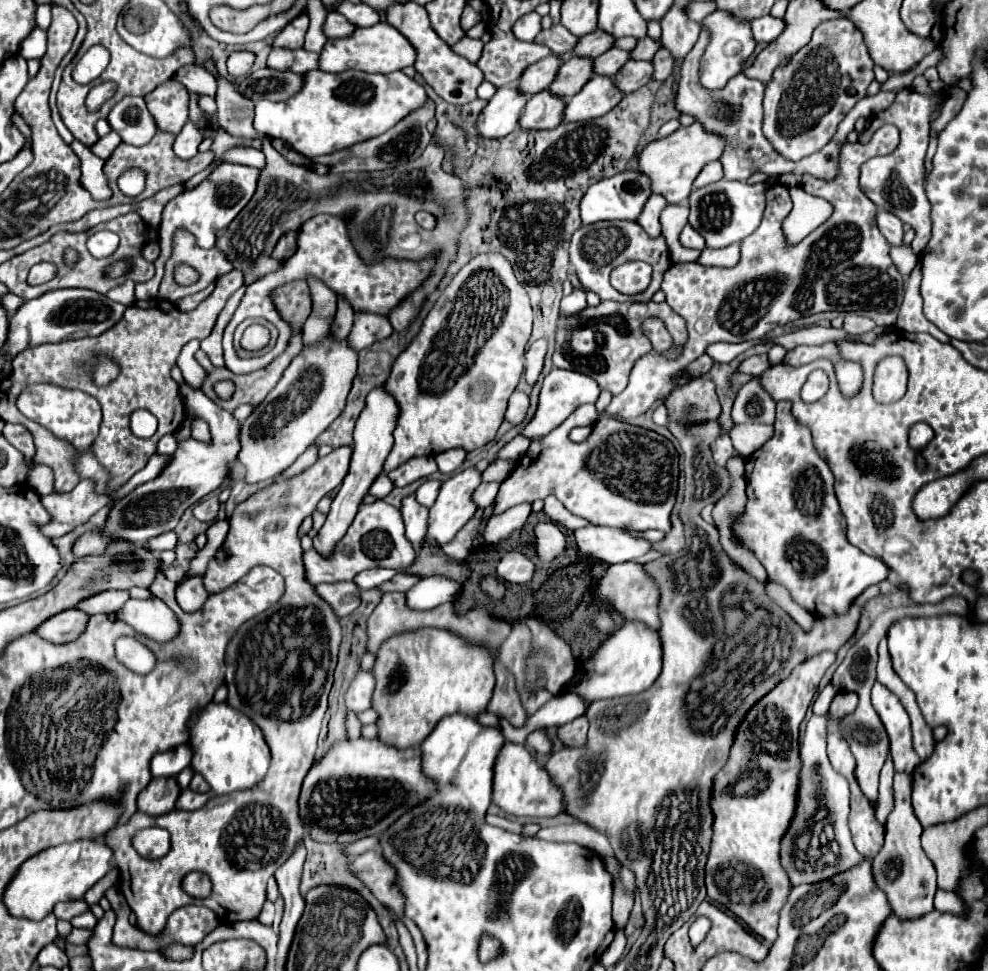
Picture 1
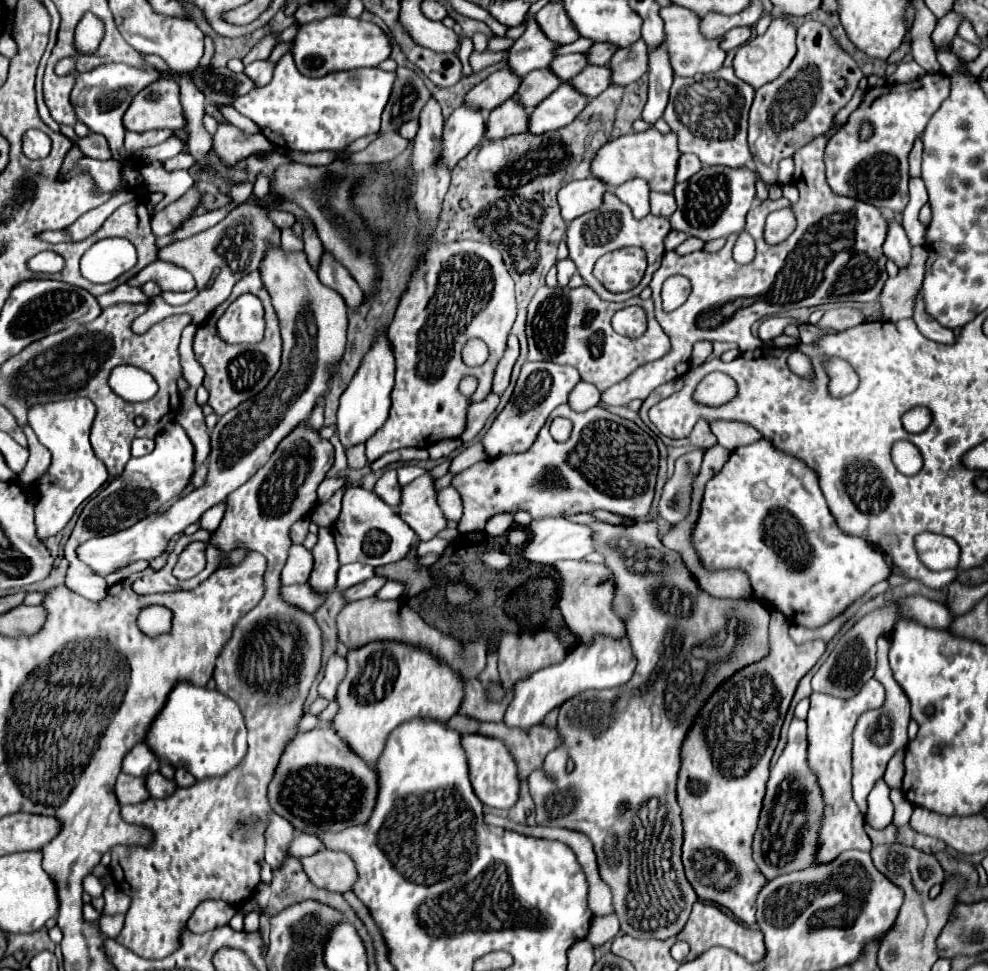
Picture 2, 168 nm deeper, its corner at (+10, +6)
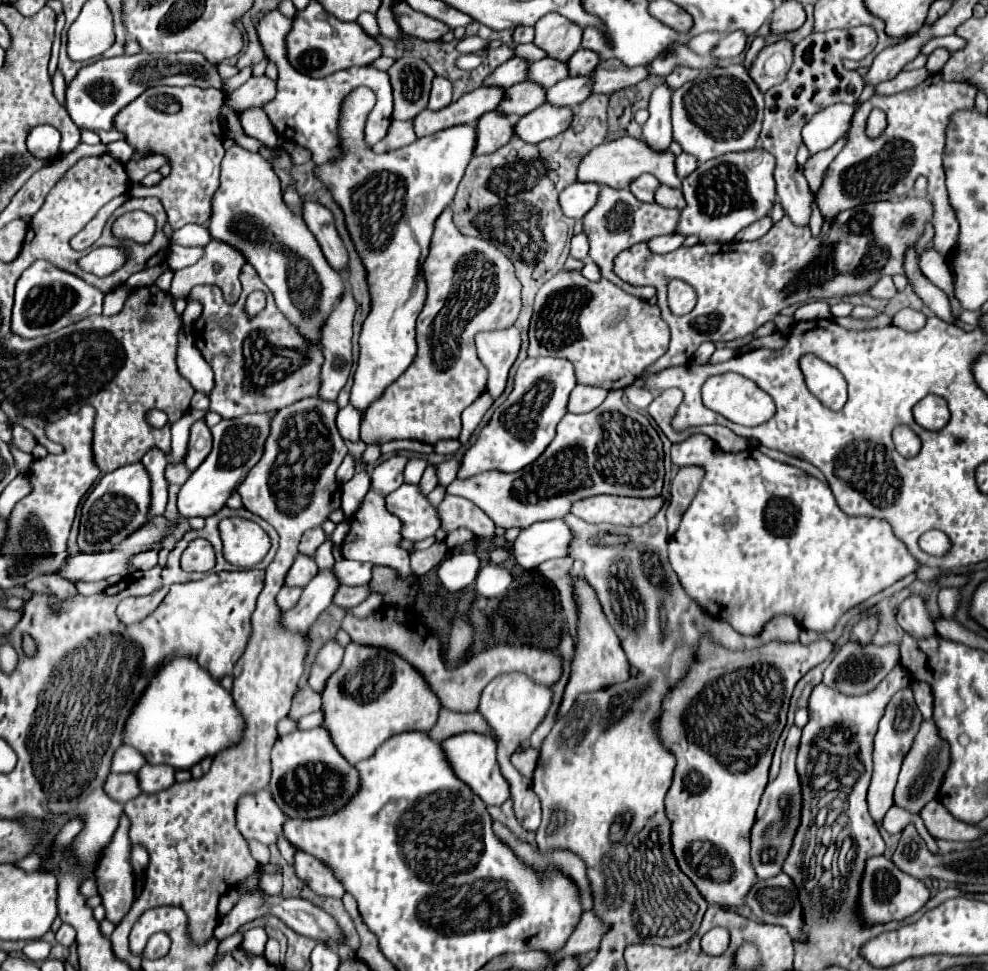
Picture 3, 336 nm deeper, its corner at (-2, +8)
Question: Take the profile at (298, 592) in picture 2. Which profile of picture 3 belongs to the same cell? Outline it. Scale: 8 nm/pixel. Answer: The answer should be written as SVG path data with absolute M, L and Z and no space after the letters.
M283 586L283 588L279 590L279 594L277 594L275 602L277 602L279 610L281 610L281 612L285 612L285 610L289 610L291 606L295 606L295 604L297 604L299 596L301 596L301 588L287 588L287 586Z

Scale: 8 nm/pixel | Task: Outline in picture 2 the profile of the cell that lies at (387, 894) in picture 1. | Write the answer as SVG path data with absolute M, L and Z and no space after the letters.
M321 850L313 856L303 858L301 864L311 882L319 888L343 894L347 890L353 890L353 884L357 882L357 868L345 852Z

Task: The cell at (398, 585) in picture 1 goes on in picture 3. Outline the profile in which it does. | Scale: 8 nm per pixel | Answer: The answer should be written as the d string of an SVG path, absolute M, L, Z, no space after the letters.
M339 586L337 594L333 596L333 604L345 610L361 604L369 596L369 586Z

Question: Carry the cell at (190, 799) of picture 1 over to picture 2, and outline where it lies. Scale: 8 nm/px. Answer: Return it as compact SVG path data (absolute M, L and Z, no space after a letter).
M155 772L155 774L147 776L147 788L149 788L151 796L161 798L161 796L171 796L173 788L177 788L177 784L175 784L175 780L169 780L169 778L161 776L159 772Z

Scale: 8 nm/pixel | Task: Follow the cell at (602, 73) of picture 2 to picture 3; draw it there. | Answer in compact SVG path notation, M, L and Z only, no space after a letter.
M589 76L565 78L545 92L545 102L553 106L577 106L591 94Z

